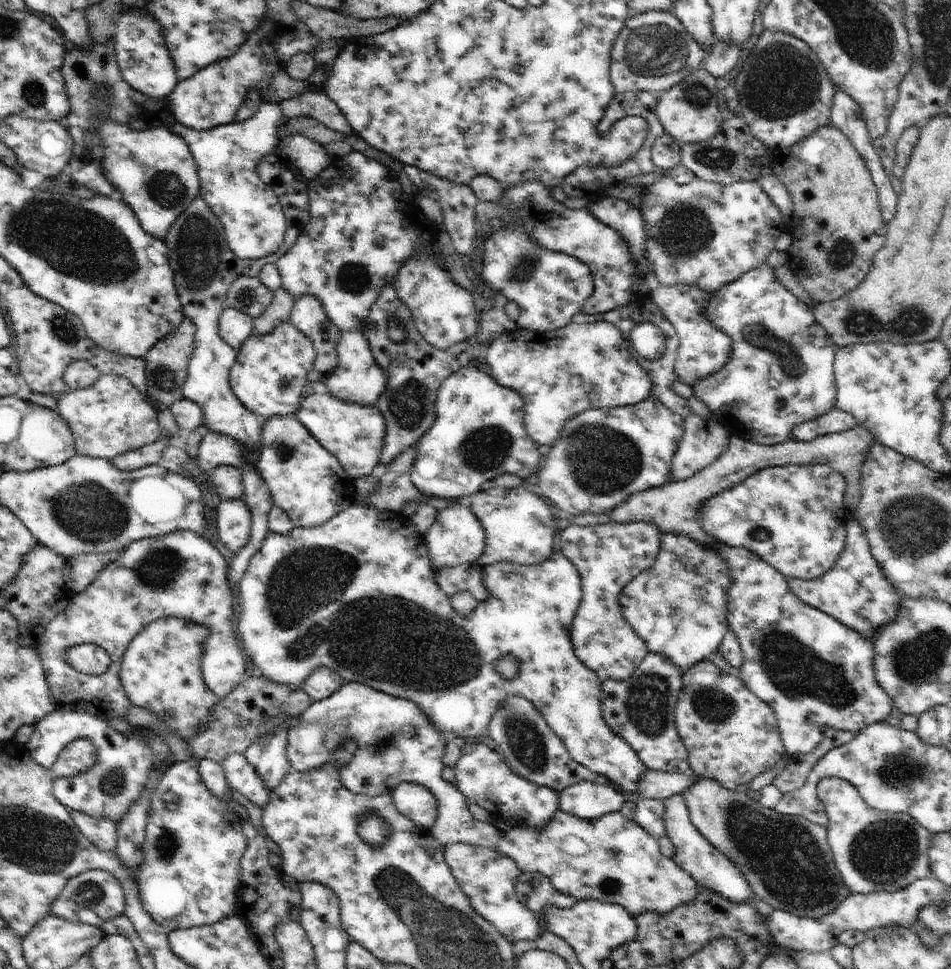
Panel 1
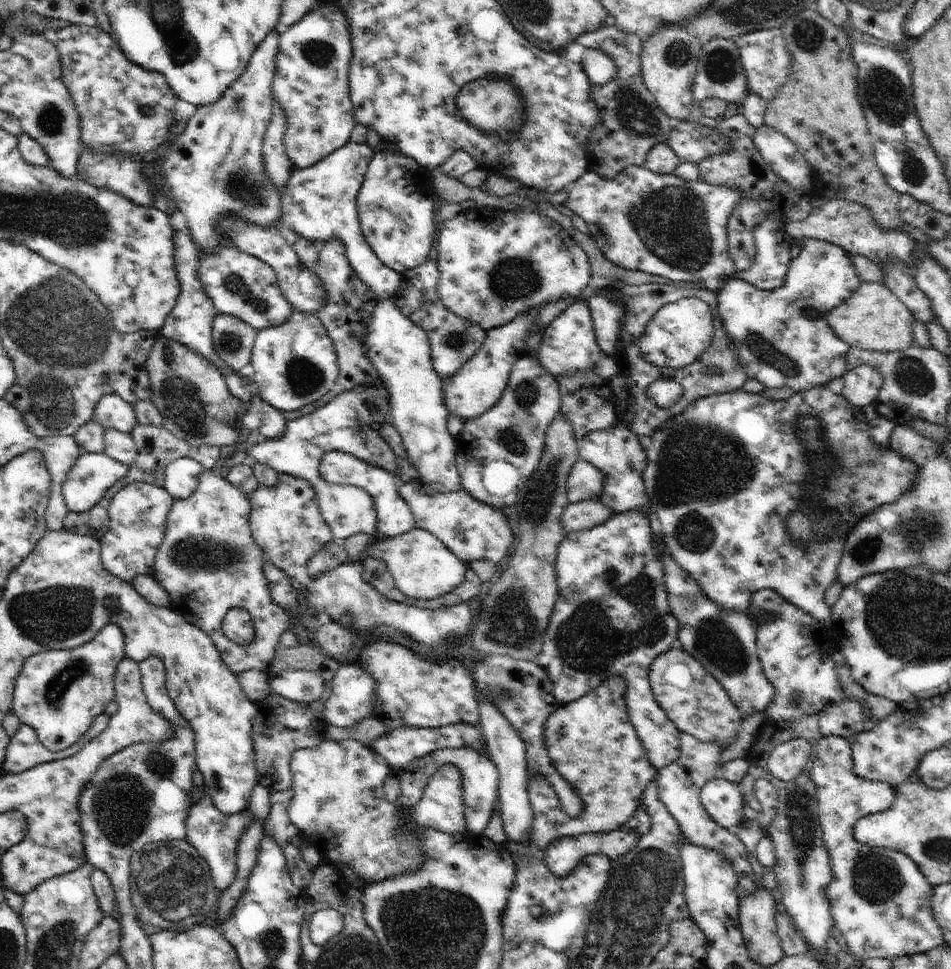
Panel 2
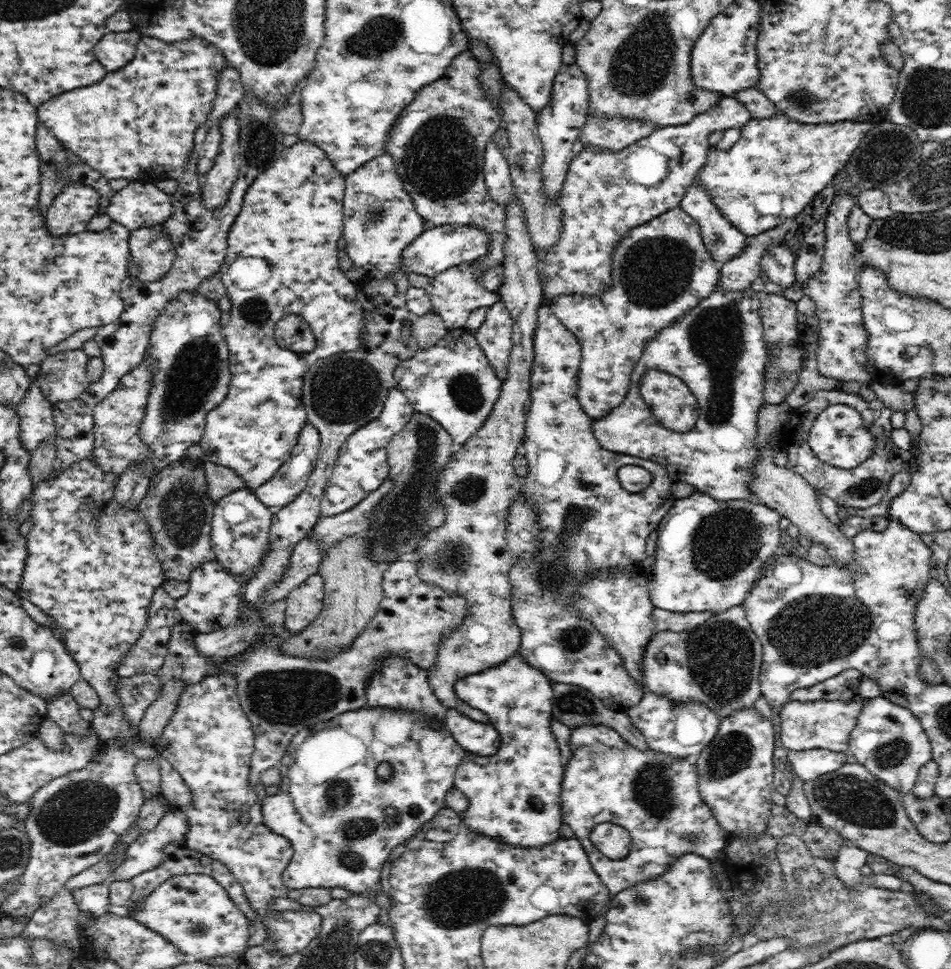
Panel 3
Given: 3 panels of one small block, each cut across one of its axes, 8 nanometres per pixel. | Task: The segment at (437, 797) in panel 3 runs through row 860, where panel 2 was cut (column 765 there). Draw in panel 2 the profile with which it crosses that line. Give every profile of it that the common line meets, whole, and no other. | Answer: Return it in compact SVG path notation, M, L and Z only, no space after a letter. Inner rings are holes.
M808 237L797 243L800 253L791 260L783 286L778 290L762 291L744 280L730 278L717 292L717 310L725 332L729 335L730 348L742 364L742 370L746 372L748 379L756 379L766 388L787 386L794 391L807 391L846 374L846 355L851 346L830 328L826 315L850 298L862 284L862 280L851 255L841 246Z

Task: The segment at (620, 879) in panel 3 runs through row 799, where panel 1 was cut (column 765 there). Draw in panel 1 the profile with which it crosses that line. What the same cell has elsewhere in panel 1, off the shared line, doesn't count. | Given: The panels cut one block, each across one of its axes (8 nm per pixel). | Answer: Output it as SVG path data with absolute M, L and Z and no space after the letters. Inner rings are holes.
M719 544L717 549L720 558L728 562L732 576L732 588L727 591L729 630L736 633L744 657L738 678L774 710L785 752L790 755L812 752L822 742L827 729L859 733L871 724L884 722L892 712L893 702L876 682L873 641L802 602L788 588L785 576L758 554Z

